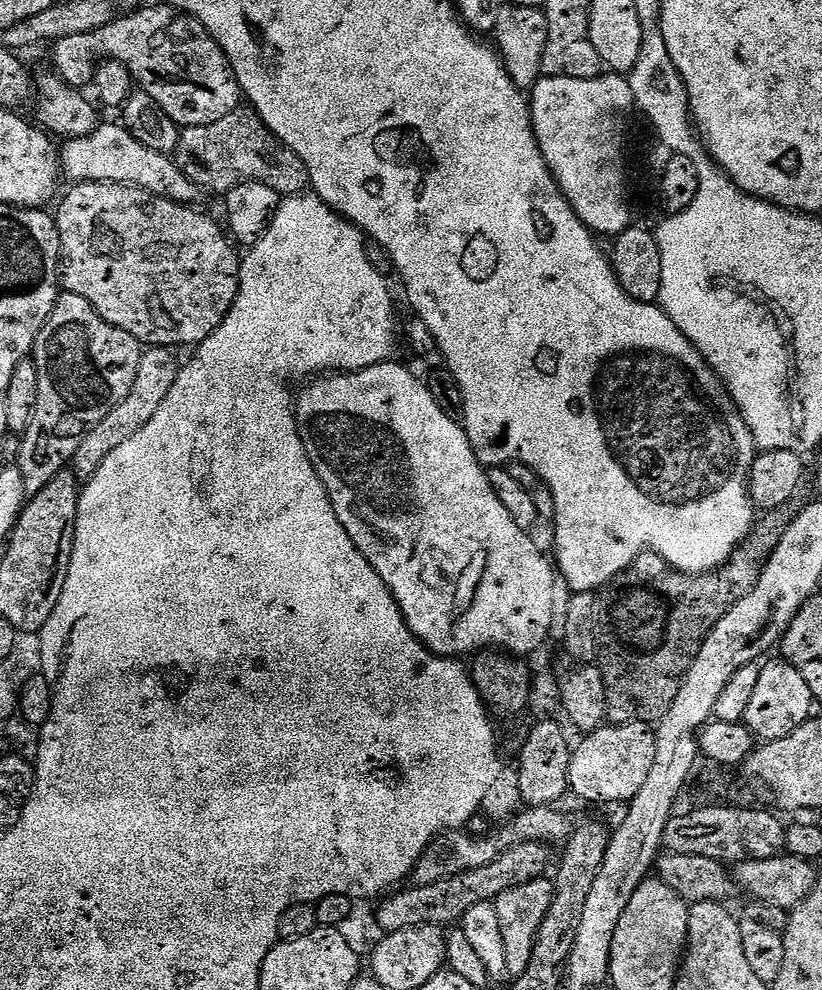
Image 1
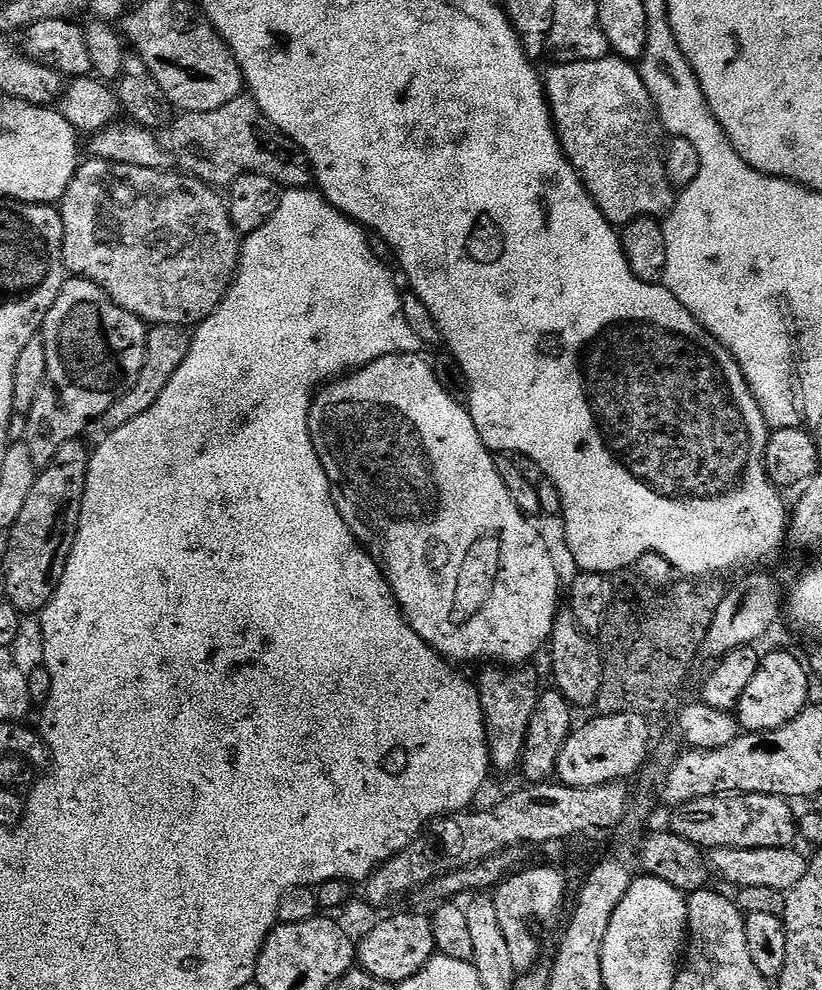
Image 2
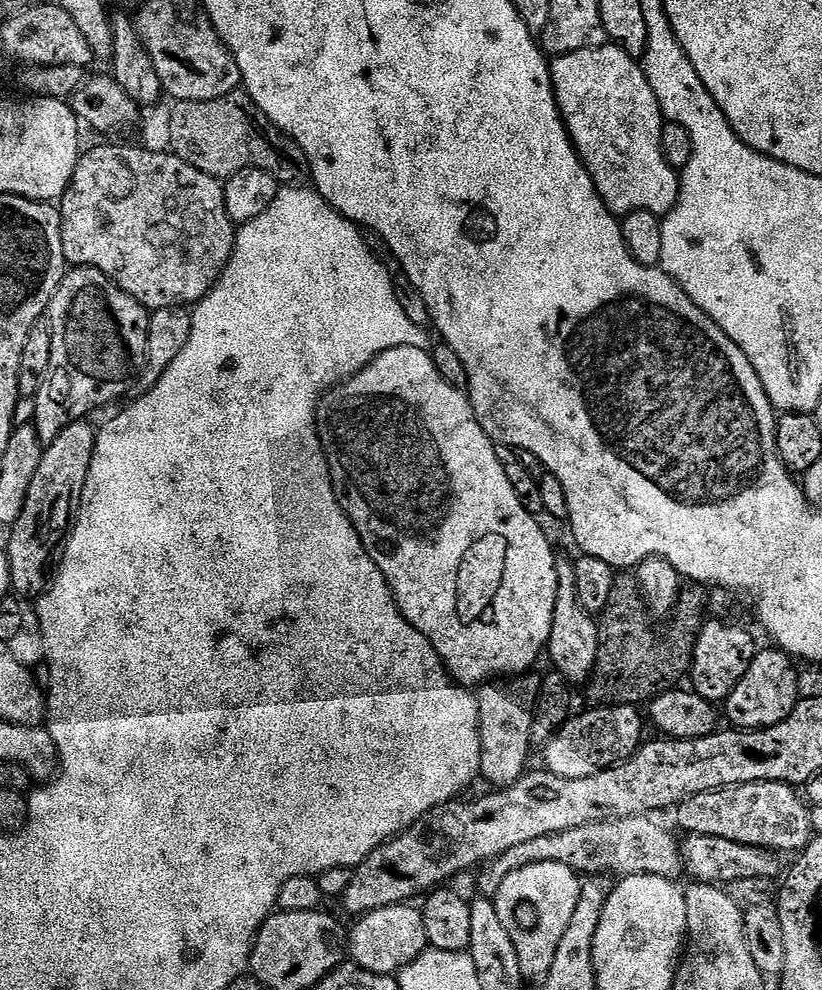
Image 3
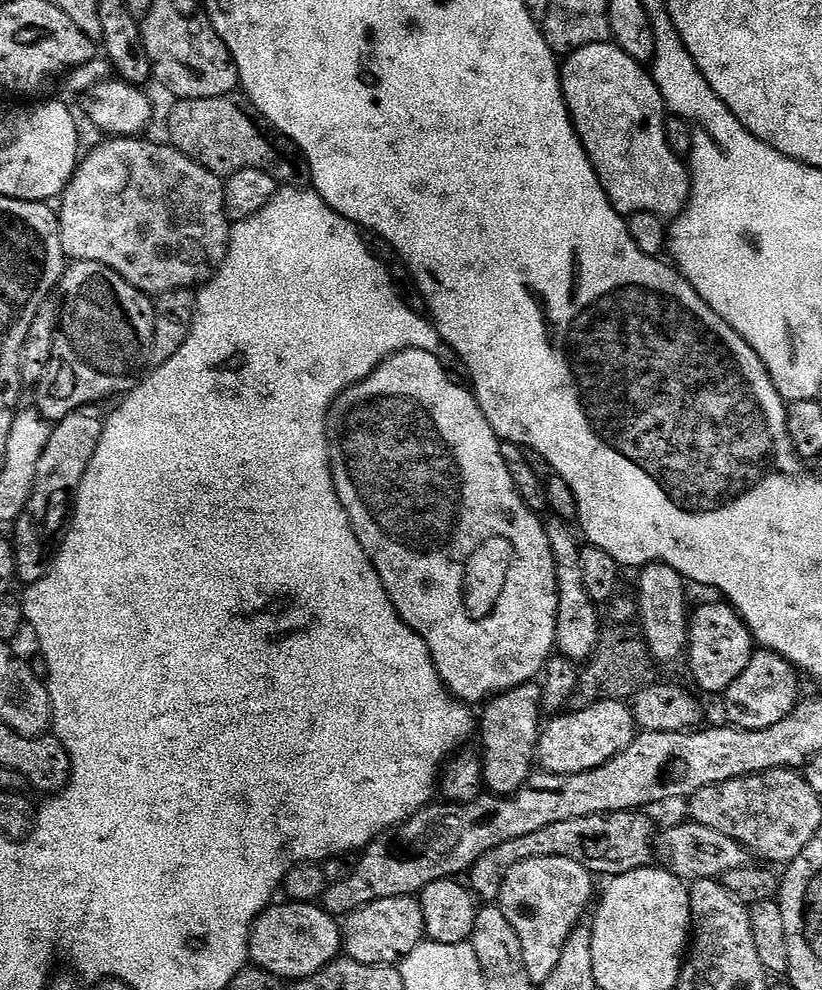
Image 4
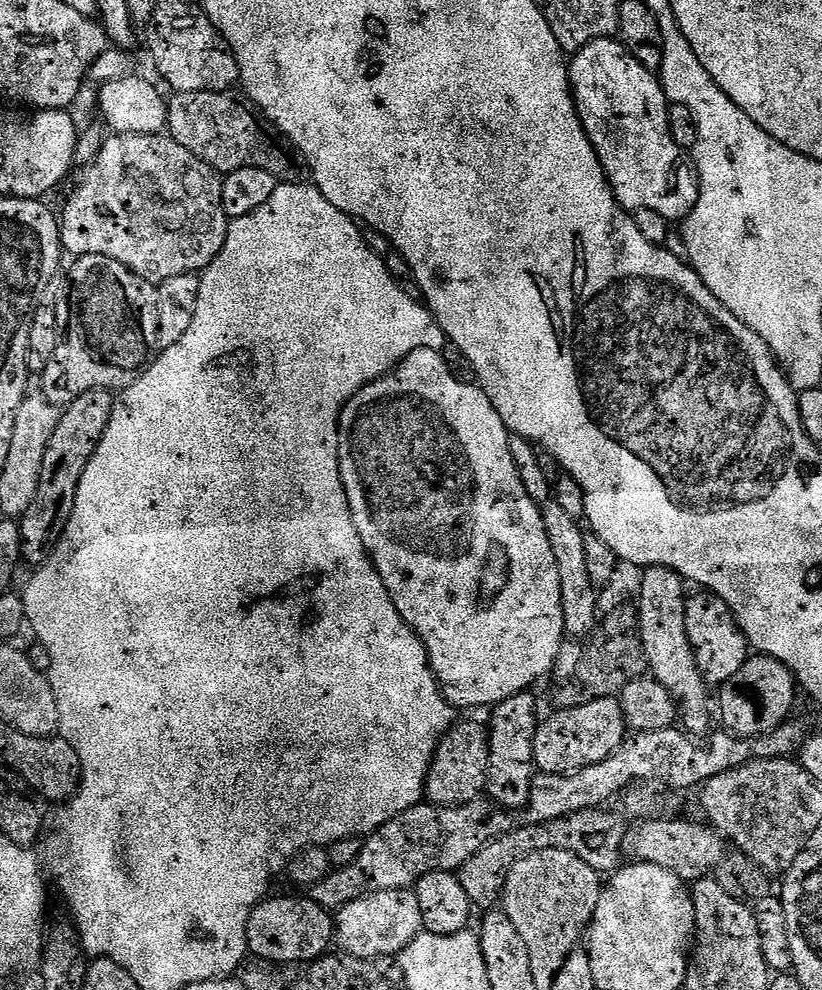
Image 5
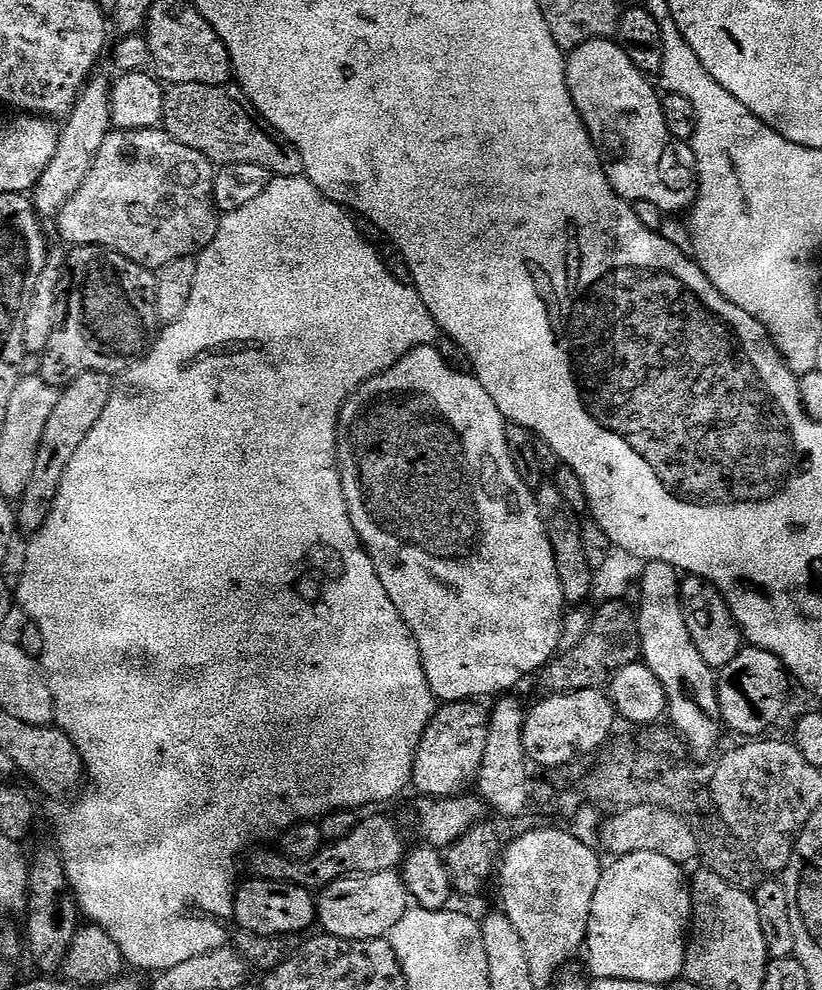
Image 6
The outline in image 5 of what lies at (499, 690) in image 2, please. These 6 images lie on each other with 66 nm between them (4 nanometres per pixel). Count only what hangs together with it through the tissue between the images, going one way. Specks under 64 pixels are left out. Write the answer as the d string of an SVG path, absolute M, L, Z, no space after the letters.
M531 691L519 692L491 709L492 724L488 728L488 791L487 795L501 808L520 810L532 793L534 761L532 743L538 727L536 700Z

